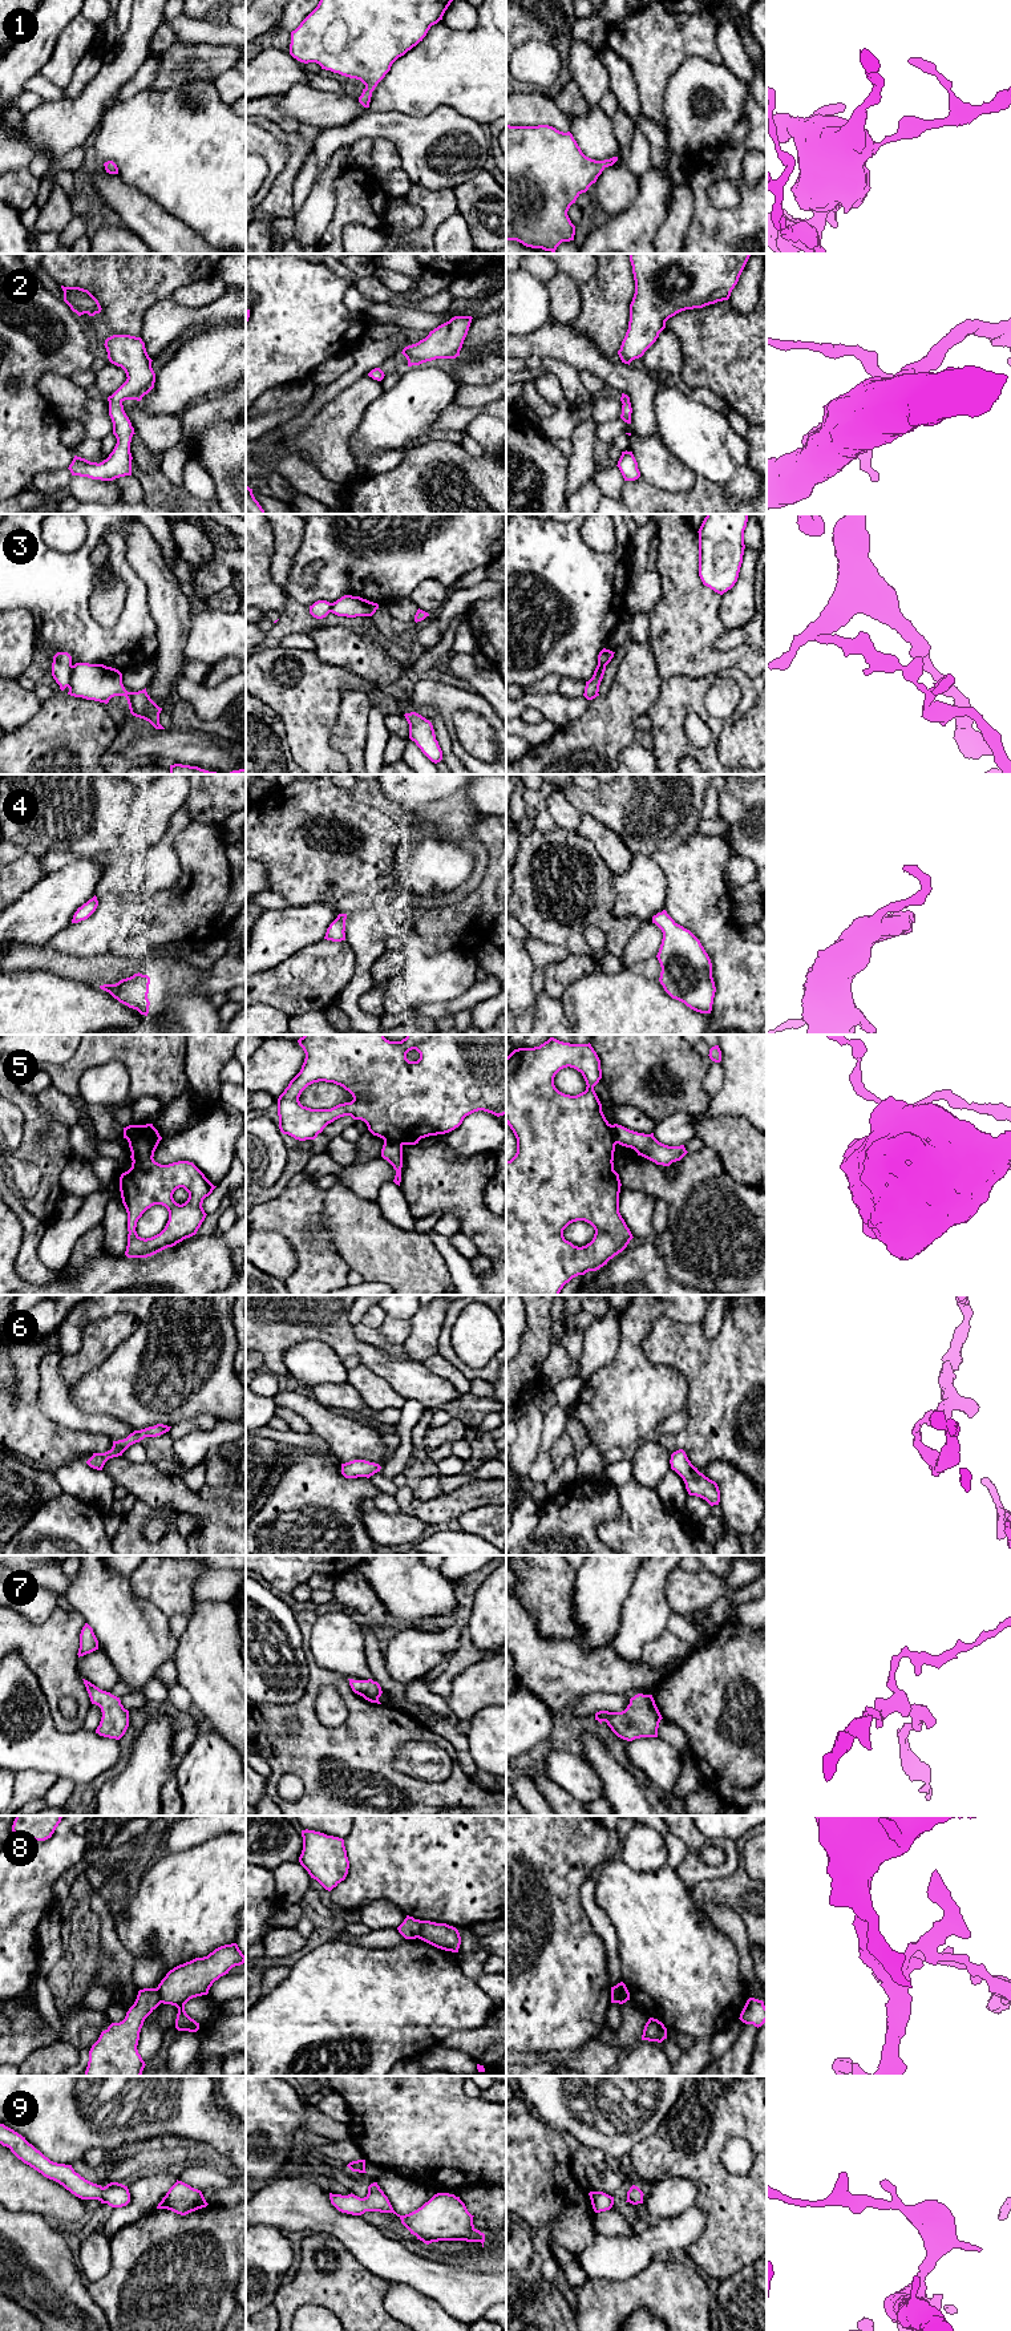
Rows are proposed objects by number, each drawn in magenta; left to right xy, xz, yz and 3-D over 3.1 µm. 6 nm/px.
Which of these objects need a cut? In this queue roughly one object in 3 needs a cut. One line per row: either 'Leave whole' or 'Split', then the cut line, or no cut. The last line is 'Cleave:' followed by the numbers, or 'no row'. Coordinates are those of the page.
1: Leave whole. No split
2: Leave whole. No split
3: Split. Split along xy (72, 666), (67, 686)
4: Leave whole. No split
5: Split. Split along xz (384, 1138), (401, 1145)
6: Leave whole. No split
7: Leave whole. No split
8: Split. Split along xz (423, 1921), (417, 1937)
9: Leave whole. No split
Cleave: 3, 5, 8

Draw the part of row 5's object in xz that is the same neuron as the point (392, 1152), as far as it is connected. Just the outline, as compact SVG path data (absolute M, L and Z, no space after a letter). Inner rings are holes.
M384 1140L381 1157L387 1160L396 1170L393 1182L400 1186L403 1167L403 1145L389 1140Z

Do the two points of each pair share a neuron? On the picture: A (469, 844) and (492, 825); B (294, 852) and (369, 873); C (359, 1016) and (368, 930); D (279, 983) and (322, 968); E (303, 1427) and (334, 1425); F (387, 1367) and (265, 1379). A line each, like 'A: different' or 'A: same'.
A: different
B: same
C: same
D: same
E: different
F: different

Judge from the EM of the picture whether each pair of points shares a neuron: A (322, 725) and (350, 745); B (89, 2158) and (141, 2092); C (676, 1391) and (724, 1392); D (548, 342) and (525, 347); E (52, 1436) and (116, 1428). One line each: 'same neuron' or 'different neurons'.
A: different neurons
B: different neurons
C: different neurons
D: same neuron
E: different neurons

